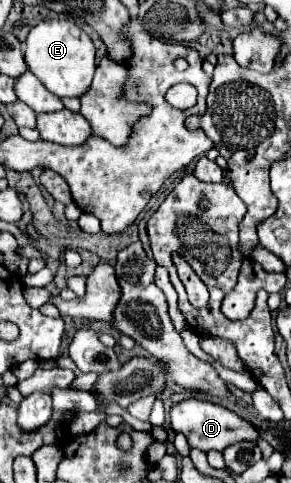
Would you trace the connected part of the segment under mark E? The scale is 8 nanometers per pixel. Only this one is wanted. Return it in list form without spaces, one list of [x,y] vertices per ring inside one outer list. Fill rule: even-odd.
[[[43,20],[31,28],[25,42],[25,62],[41,84],[59,98],[81,98],[93,80],[95,72],[95,46],[87,32],[69,20]]]

